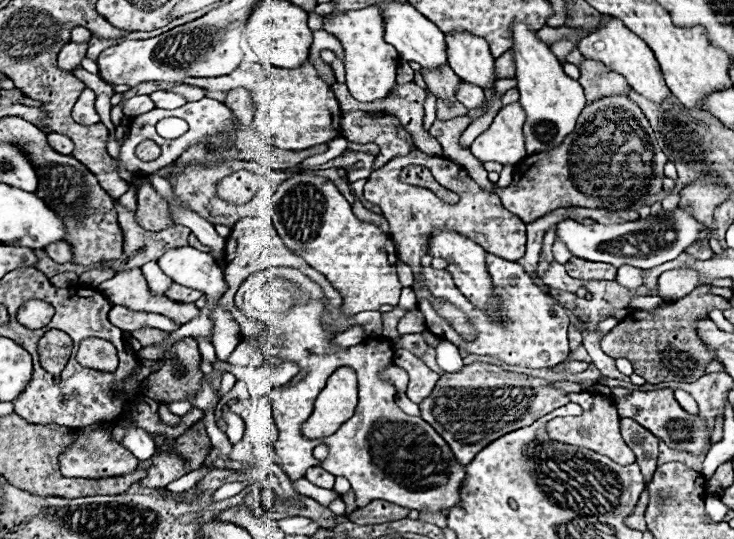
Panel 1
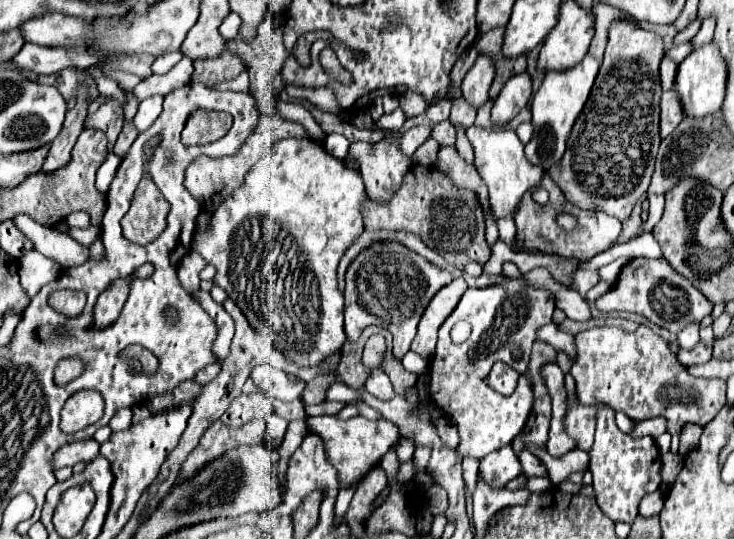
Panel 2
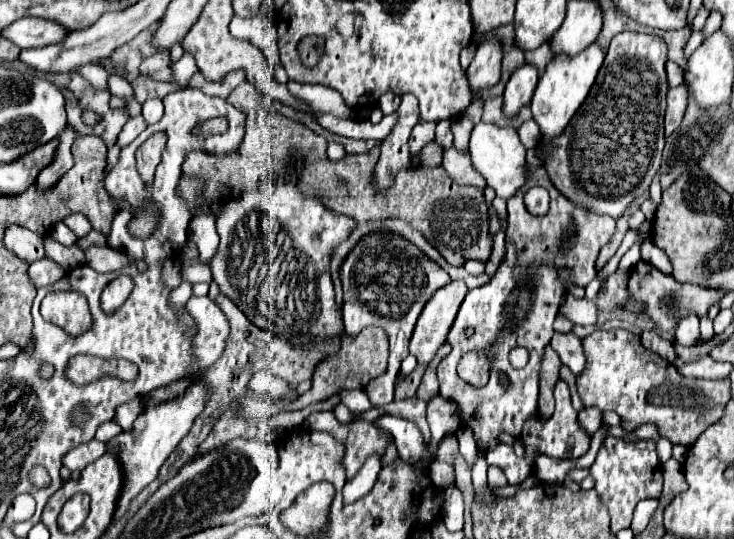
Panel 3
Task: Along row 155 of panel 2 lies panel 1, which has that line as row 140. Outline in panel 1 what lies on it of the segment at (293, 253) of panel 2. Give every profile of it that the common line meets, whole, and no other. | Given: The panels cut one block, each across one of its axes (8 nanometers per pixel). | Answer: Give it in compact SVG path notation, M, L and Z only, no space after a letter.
M242 62L234 72L216 78L185 78L183 83L208 91L230 92L234 88L248 88L252 92L254 130L272 146L284 150L306 150L316 144L326 144L332 138L342 136L340 106L332 88L320 80L314 66L304 62L300 68L276 68L256 62Z

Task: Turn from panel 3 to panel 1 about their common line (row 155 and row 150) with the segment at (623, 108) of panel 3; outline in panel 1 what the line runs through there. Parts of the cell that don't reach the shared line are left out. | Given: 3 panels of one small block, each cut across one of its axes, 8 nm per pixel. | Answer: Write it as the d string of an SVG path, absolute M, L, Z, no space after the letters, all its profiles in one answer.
M606 96L592 104L588 104L566 140L548 152L536 154L532 160L524 160L514 166L514 182L508 188L498 188L496 194L502 200L502 206L522 218L522 222L532 222L556 208L568 206L582 206L582 208L604 208L604 210L628 210L634 208L644 198L662 192L664 180L664 164L668 158L660 150L654 132L632 100L626 96Z

